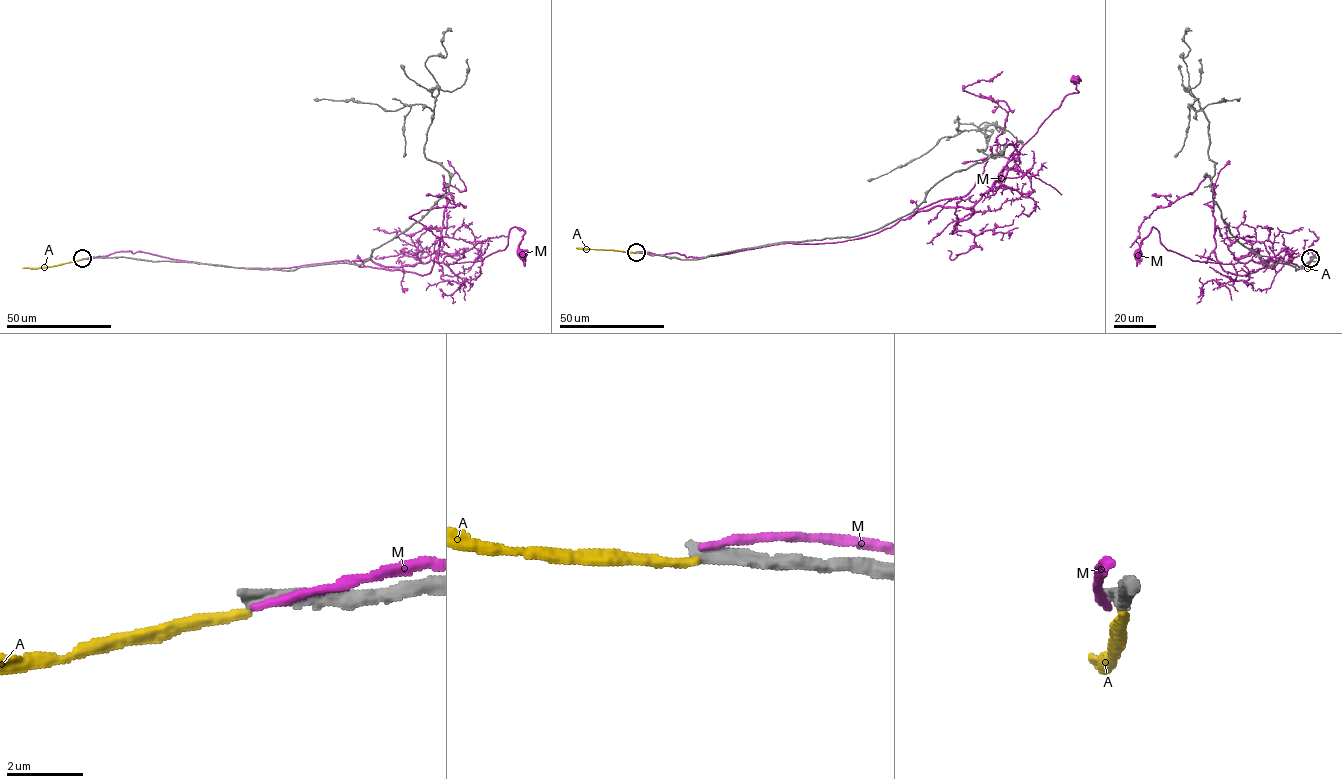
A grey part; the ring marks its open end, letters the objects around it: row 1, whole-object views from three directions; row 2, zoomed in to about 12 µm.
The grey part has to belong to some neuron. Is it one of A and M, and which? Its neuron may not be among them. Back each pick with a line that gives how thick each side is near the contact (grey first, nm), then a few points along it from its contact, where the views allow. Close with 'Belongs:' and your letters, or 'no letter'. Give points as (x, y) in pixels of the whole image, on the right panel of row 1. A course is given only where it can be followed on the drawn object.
Belongs: no letter

